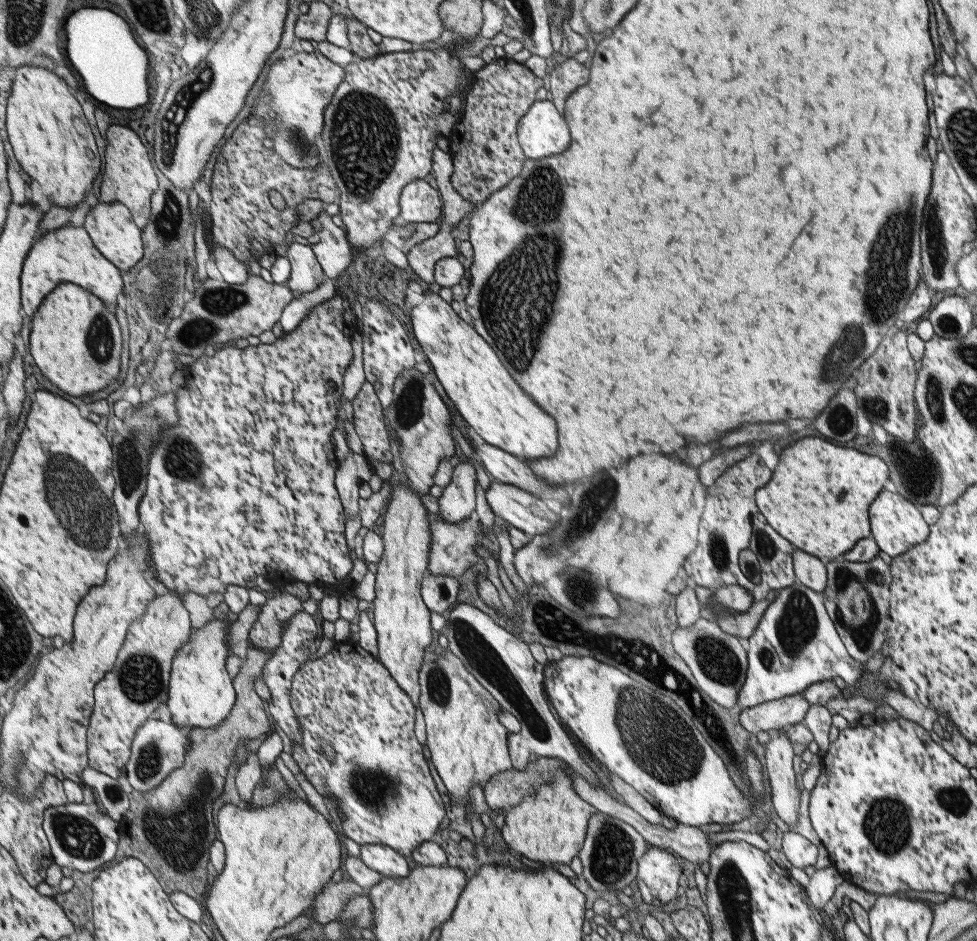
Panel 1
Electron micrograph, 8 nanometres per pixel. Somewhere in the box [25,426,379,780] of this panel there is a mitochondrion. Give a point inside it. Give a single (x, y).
(92, 525)

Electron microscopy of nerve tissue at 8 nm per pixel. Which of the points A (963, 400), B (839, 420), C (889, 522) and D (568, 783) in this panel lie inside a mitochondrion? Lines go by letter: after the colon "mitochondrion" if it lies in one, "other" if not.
A: mitochondrion
B: mitochondrion
C: other
D: other

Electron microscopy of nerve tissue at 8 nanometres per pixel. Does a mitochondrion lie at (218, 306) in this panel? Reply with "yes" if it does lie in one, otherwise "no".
yes

